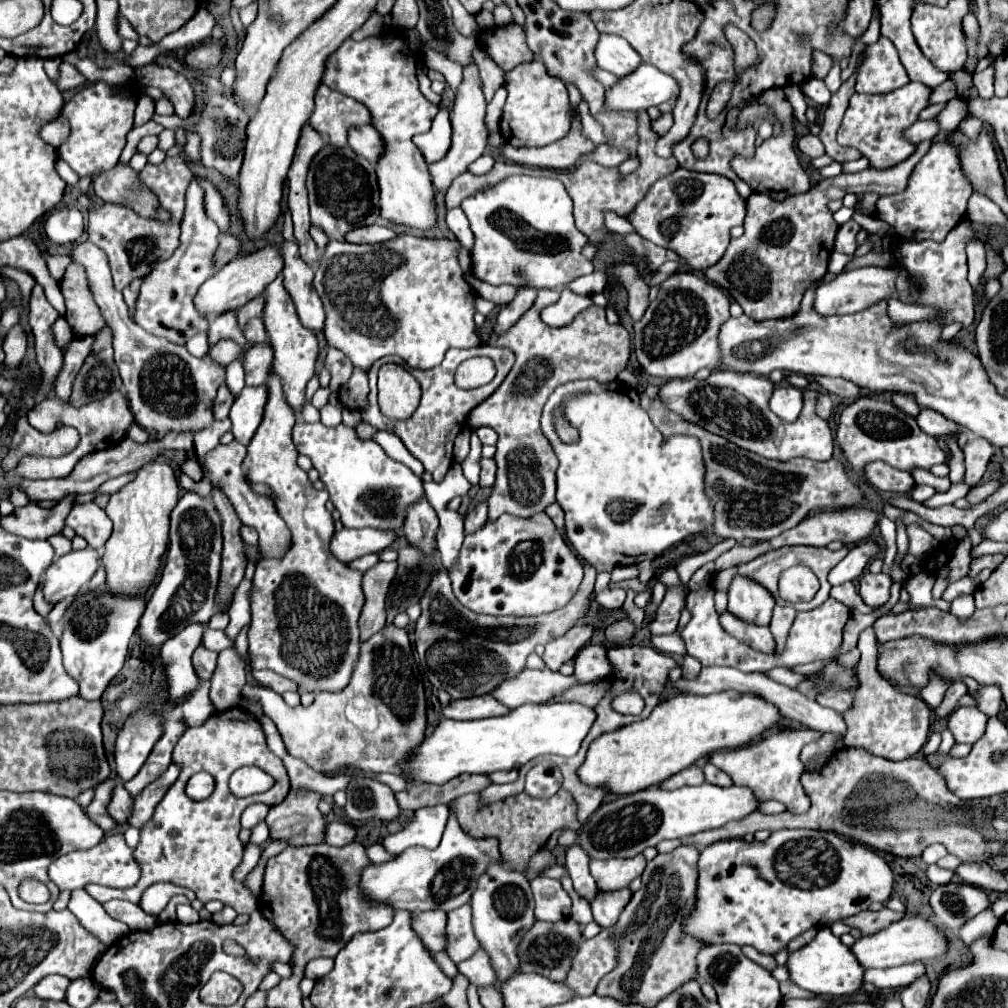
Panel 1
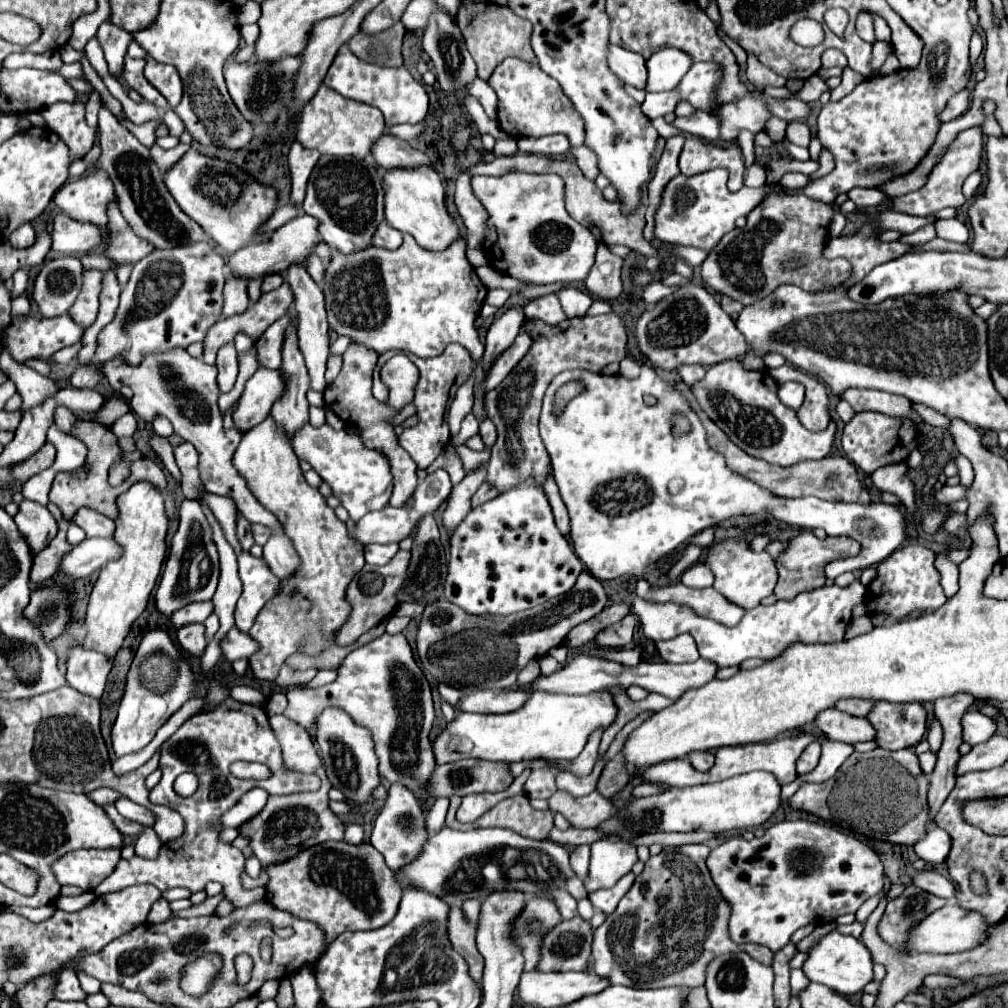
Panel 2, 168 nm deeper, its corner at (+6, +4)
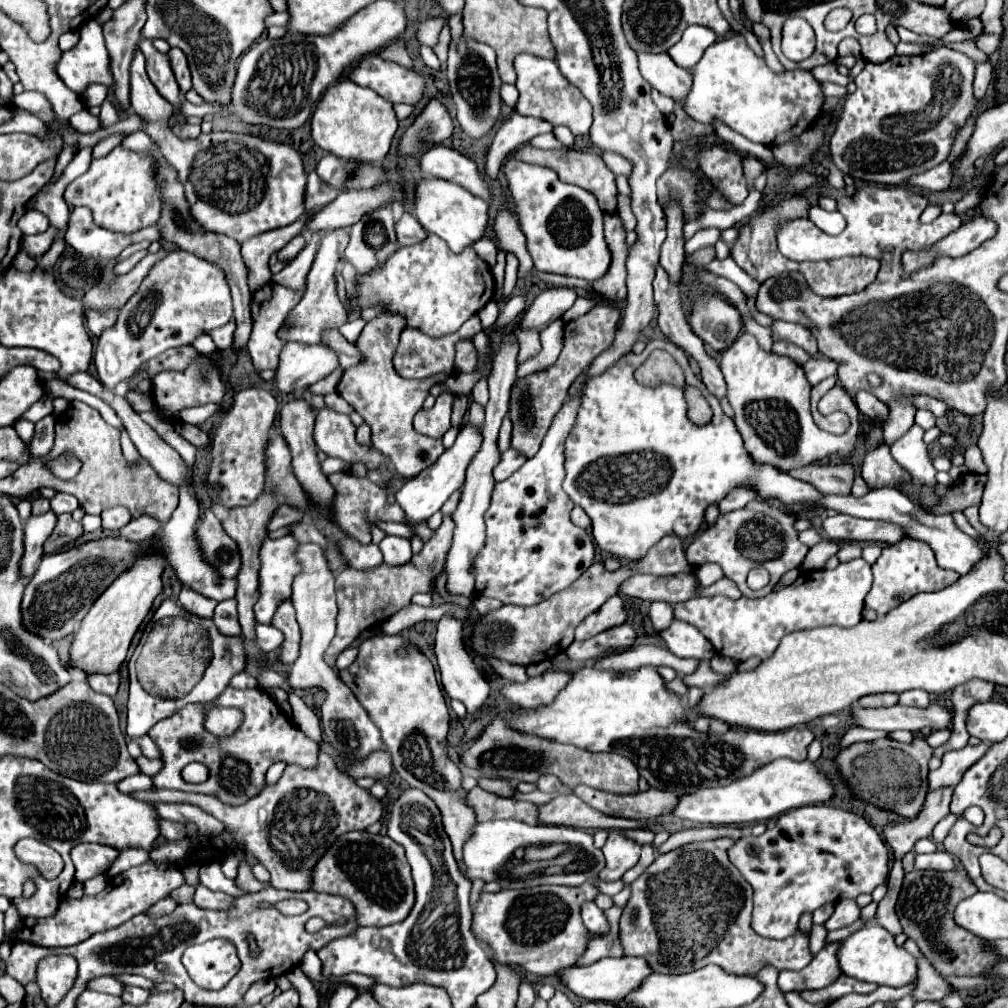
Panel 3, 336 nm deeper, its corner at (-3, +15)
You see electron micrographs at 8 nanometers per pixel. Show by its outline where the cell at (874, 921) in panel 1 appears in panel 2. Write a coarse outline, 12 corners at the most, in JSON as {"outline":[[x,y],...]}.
{"outline":[[910,885],[888,901],[878,935],[904,943],[908,929],[944,899]]}

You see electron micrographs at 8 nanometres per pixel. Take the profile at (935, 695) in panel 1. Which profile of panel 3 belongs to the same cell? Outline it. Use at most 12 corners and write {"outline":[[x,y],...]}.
{"outline":[[987,744],[945,752],[929,772],[929,792],[959,784]]}

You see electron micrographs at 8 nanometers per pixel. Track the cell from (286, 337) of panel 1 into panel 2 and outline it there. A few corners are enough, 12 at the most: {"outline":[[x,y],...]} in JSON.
{"outline":[[296,327],[282,347],[282,399],[272,417],[292,437],[308,423],[310,377]]}

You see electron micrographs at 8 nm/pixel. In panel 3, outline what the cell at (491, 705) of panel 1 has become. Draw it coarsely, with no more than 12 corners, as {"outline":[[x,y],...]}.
{"outline":[[547,670],[523,684],[509,682],[501,694],[519,708],[551,704],[571,680]]}

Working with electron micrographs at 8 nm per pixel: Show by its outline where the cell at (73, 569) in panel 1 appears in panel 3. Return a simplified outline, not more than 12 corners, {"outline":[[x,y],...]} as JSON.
{"outline":[[153,516],[133,518],[119,534],[127,540],[149,540],[161,522]]}

